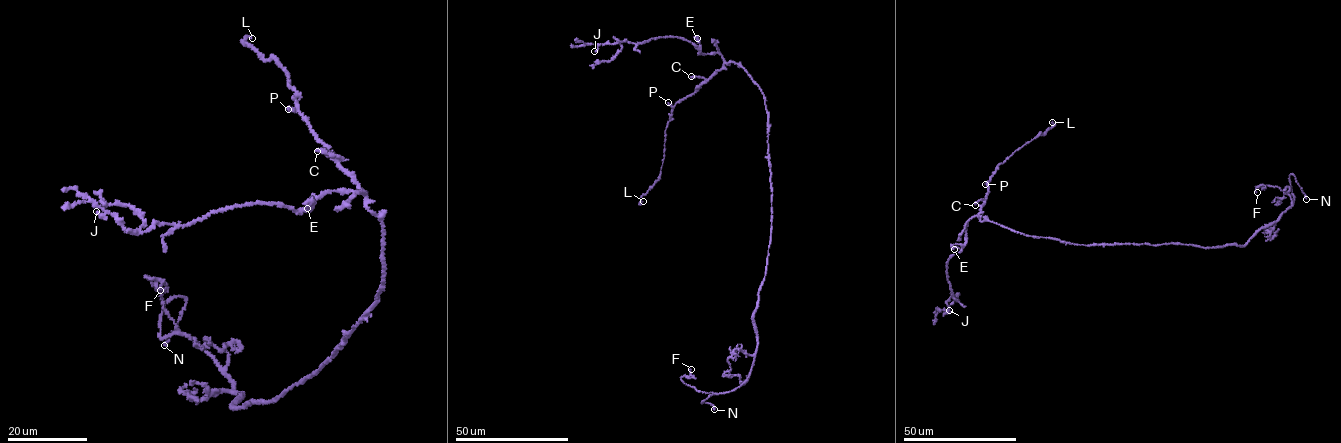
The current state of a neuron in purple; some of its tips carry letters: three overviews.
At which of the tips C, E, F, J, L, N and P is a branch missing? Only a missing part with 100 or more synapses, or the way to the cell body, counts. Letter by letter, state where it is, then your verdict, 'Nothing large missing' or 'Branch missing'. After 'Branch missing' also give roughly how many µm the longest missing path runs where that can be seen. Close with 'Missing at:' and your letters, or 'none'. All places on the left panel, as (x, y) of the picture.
C: Place: (317, 151). Nothing large missing
E: Place: (307, 208). Nothing large missing
F: Place: (160, 290). Nothing large missing
J: Place: (96, 211). Nothing large missing
L: Place: (252, 38). Nothing large missing
N: Place: (164, 345). Branch missing. Missing length about 6 µm
P: Place: (288, 109). Nothing large missing
Missing at: N

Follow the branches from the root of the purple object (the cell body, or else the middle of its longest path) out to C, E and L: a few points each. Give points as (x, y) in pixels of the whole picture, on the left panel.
C: (346, 339), (384, 286), (383, 229), (367, 208), (354, 176), (338, 163), (339, 157), (317, 151)
E: (346, 339), (384, 286), (383, 229), (362, 192), (325, 191), (307, 208)
L: (346, 339), (384, 286), (383, 229), (354, 176), (329, 156), (300, 113), (286, 73), (244, 43), (252, 38)

